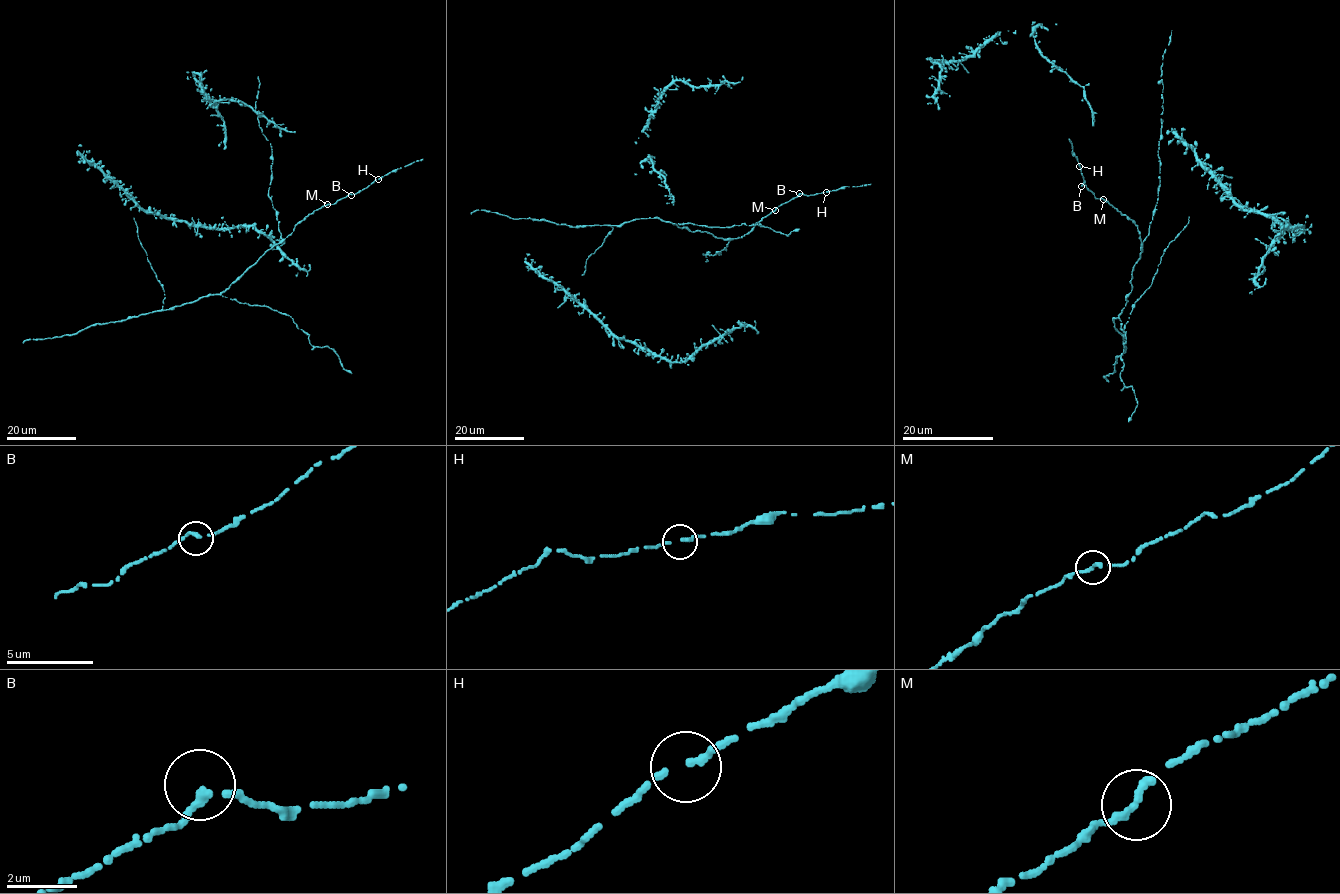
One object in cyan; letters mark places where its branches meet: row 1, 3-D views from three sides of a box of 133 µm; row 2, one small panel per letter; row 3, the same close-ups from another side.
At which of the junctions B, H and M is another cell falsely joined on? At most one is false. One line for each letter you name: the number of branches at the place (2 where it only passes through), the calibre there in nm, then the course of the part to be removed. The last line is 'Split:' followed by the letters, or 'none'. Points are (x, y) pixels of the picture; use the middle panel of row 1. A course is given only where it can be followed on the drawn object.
Split: none

